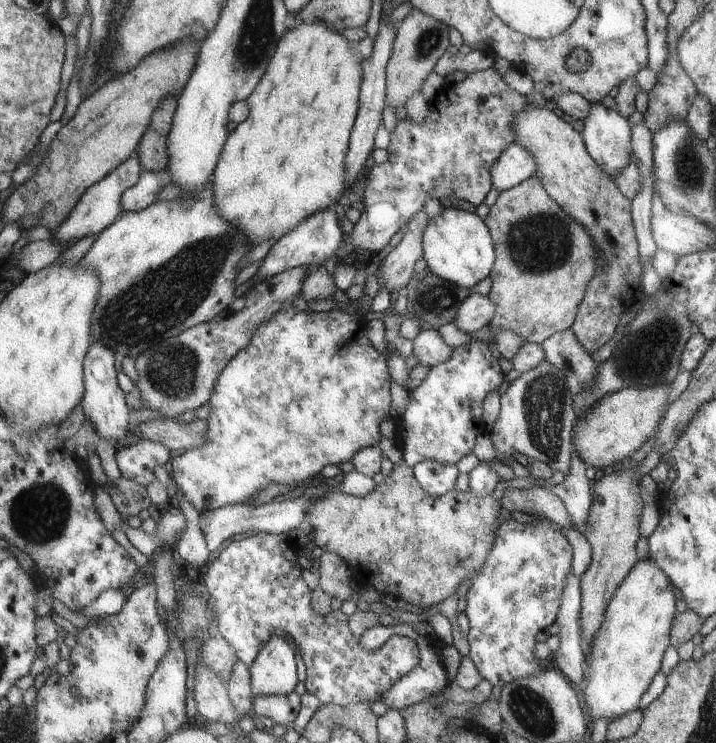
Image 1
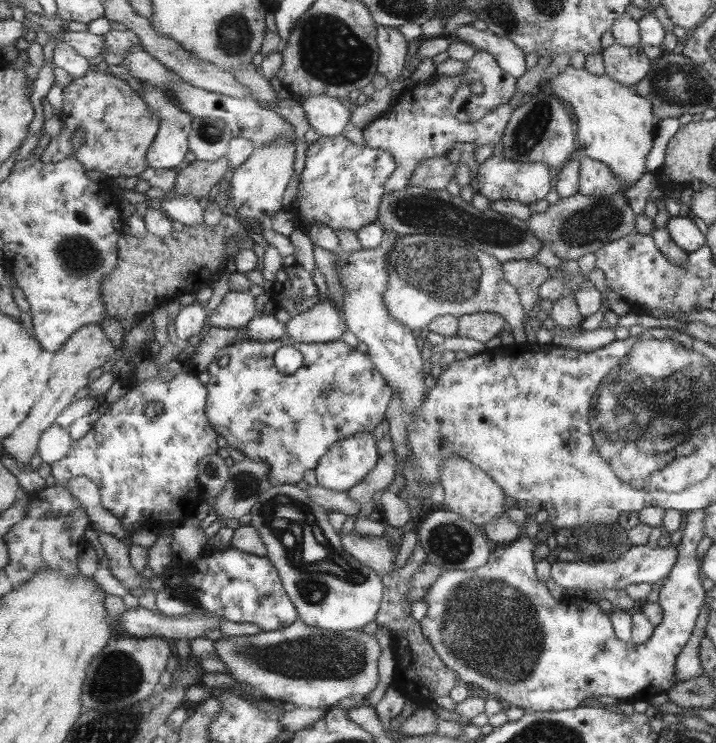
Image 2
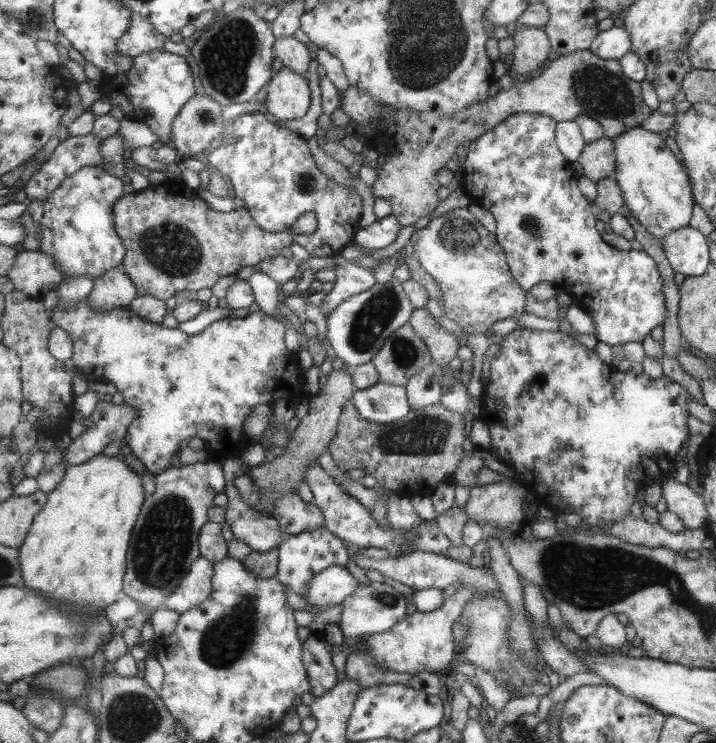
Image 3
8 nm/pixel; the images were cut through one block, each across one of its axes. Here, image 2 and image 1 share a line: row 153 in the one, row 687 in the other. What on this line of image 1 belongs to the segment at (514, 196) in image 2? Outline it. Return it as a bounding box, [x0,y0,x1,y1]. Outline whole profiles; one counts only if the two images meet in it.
[467,520,571,688]

